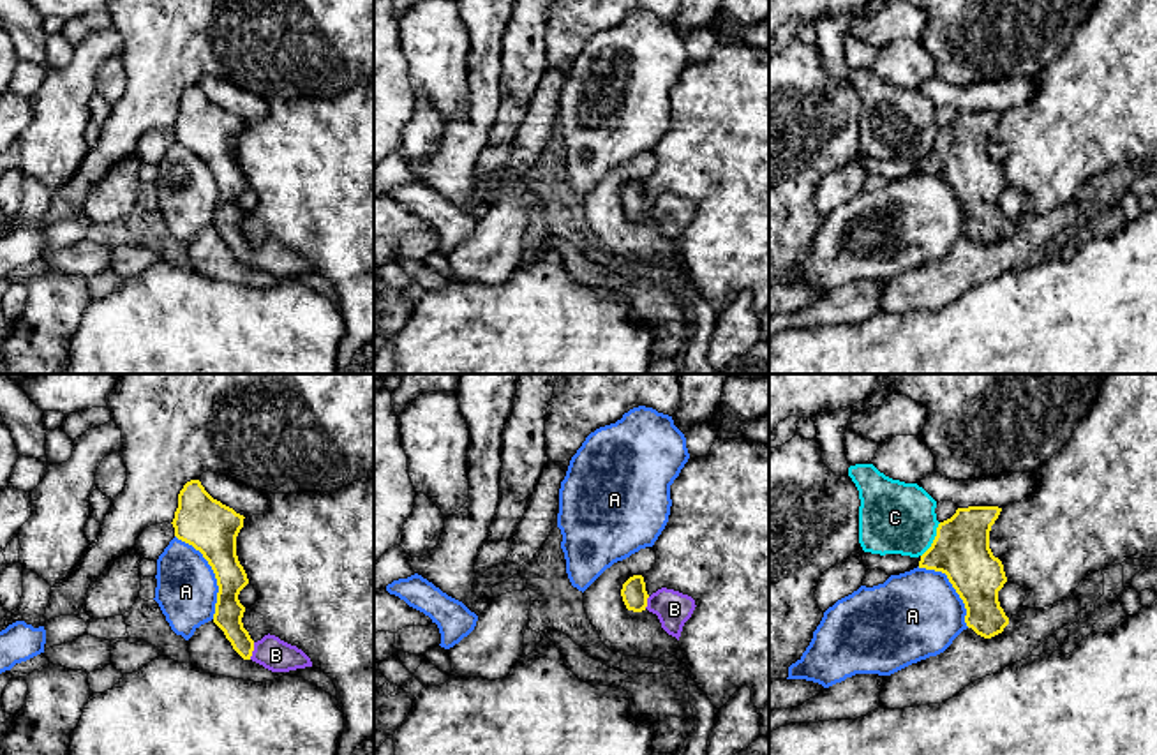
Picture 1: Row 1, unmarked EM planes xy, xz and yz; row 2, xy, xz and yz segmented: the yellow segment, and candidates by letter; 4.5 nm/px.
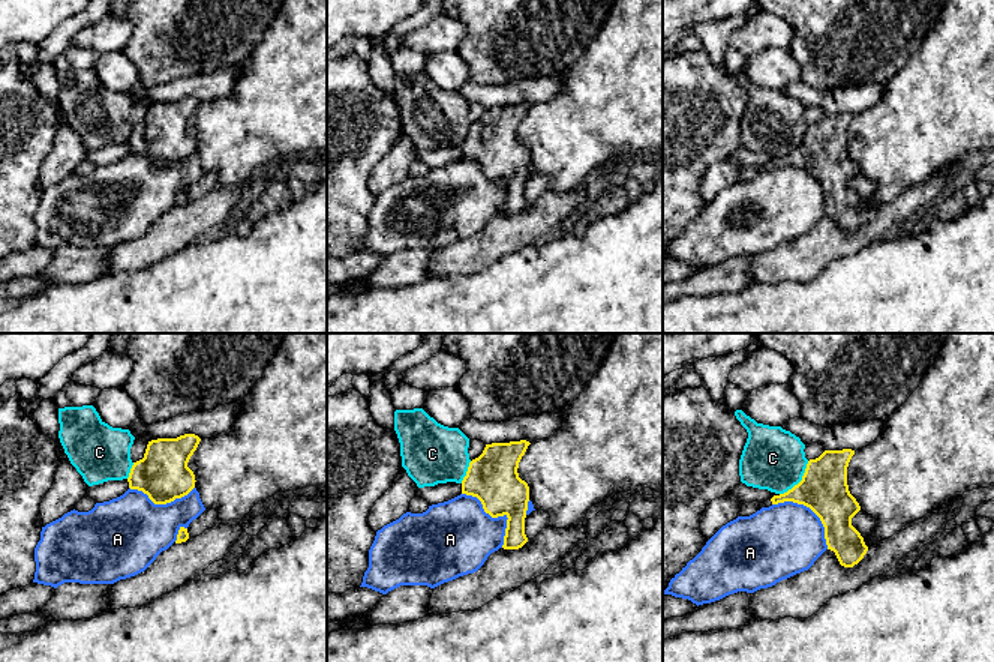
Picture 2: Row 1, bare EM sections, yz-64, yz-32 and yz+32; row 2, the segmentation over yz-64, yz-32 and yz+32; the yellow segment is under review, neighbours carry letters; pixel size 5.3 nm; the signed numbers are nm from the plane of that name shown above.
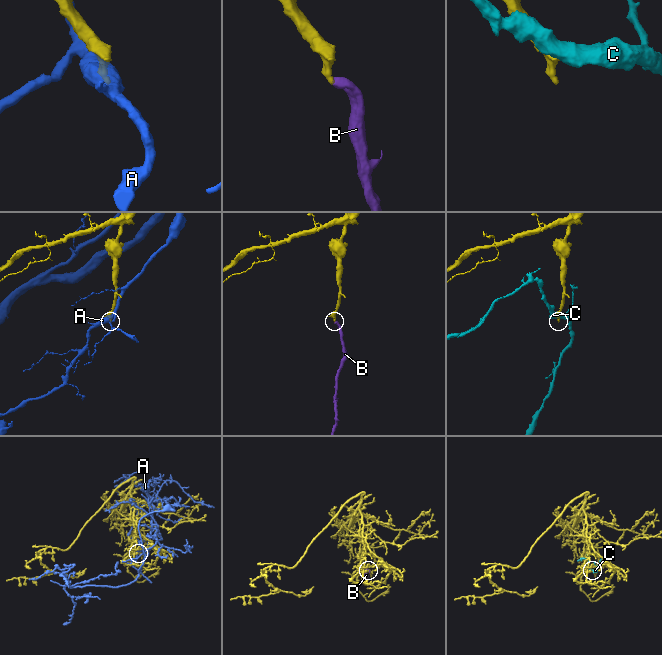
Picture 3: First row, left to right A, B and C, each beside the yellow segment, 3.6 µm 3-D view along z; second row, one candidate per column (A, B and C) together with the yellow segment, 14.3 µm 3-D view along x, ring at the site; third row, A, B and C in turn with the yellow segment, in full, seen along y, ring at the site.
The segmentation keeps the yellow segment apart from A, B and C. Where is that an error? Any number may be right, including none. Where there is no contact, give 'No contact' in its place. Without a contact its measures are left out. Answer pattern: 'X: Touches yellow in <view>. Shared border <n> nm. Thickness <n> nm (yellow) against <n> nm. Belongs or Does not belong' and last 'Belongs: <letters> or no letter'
A: Touches yellow in xy. Shared border 420 nm. Thickness 240 nm (yellow) against 280 nm. Does not belong
B: Touches yellow in xy. Shared border 80 nm. Thickness 130 nm (yellow) against 150 nm. Belongs
C: Touches yellow in yz. Shared border 180 nm. Thickness 260 nm (yellow) against 340 nm. Does not belong
Belongs: B

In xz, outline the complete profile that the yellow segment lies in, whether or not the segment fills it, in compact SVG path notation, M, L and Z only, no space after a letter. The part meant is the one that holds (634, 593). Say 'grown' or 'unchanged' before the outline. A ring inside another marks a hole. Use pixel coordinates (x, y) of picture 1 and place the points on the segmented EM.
grown | M642 575L630 577L621 589L628 610L649 610L658 616L661 628L679 640L684 623L695 610L695 600L674 589L661 587L651 596Z

